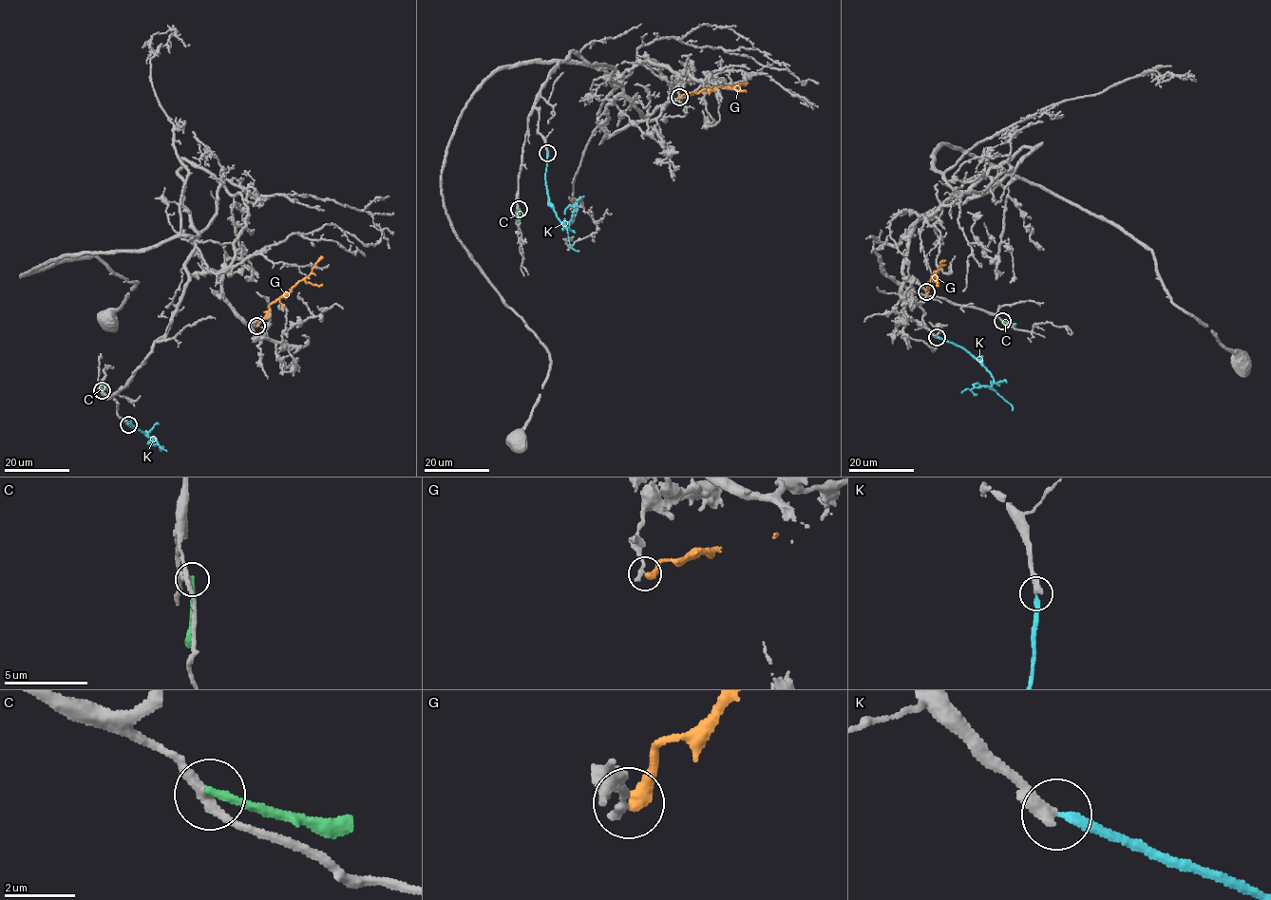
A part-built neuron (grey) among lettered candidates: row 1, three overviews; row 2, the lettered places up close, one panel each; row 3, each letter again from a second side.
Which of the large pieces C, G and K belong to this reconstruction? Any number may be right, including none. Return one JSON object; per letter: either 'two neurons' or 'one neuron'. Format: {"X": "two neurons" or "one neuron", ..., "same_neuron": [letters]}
{"C": "two neurons", "G": "two neurons", "K": "one neuron", "same_neuron": ["K"]}

